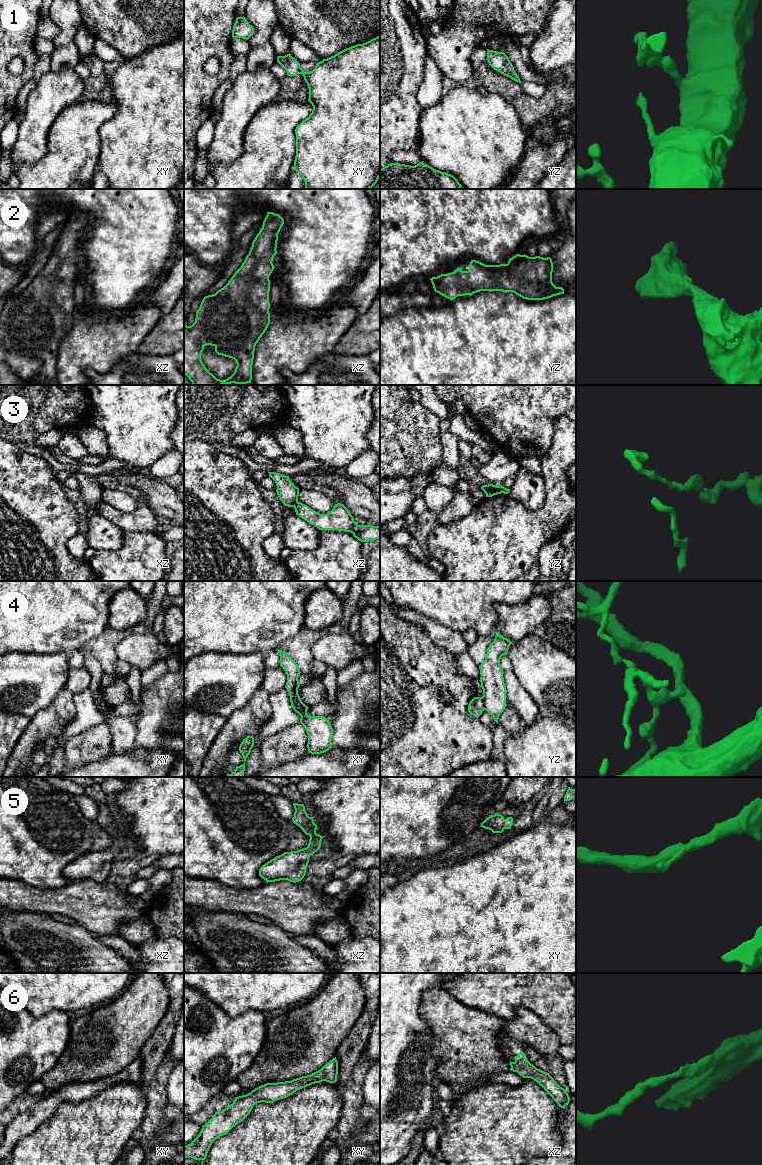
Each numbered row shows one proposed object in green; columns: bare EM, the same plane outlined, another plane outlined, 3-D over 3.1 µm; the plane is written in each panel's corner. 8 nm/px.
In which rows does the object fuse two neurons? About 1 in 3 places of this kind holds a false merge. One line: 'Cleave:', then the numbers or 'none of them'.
Cleave: 3, 4

